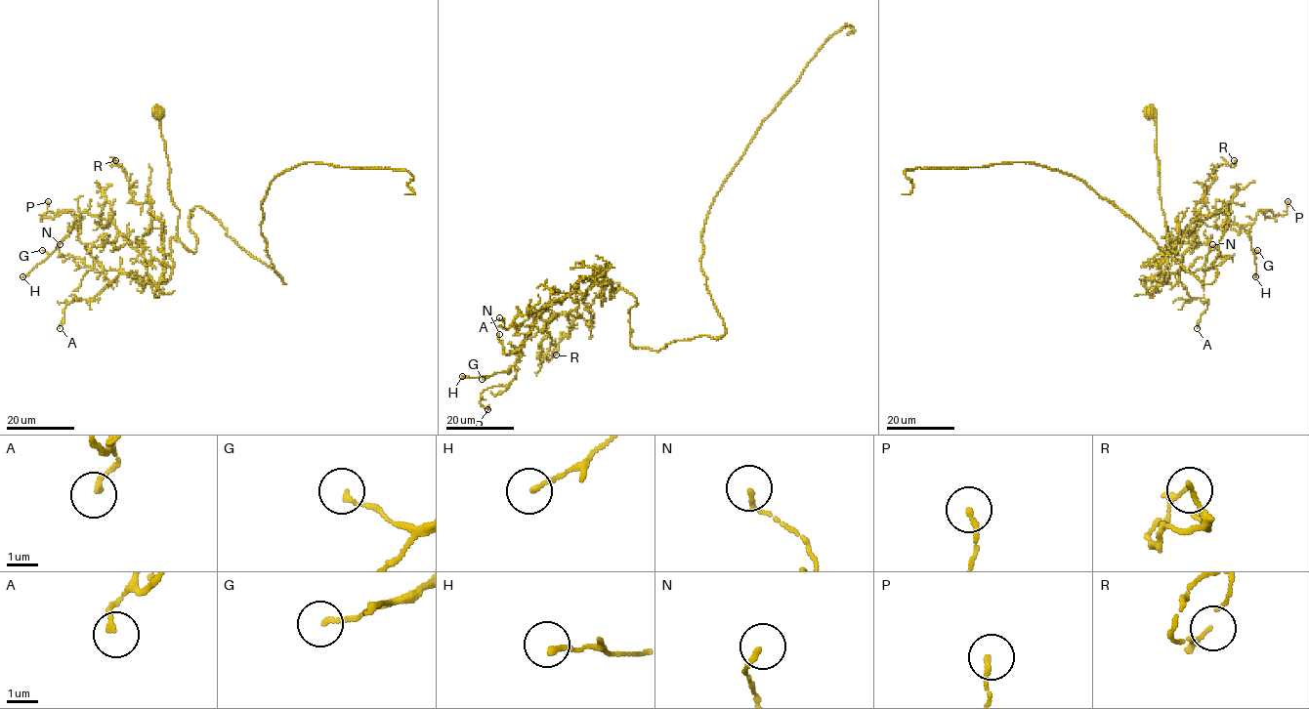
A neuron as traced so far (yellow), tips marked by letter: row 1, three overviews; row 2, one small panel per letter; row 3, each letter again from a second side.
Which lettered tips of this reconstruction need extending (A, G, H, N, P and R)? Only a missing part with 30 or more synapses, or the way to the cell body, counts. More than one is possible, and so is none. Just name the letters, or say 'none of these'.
none of these

